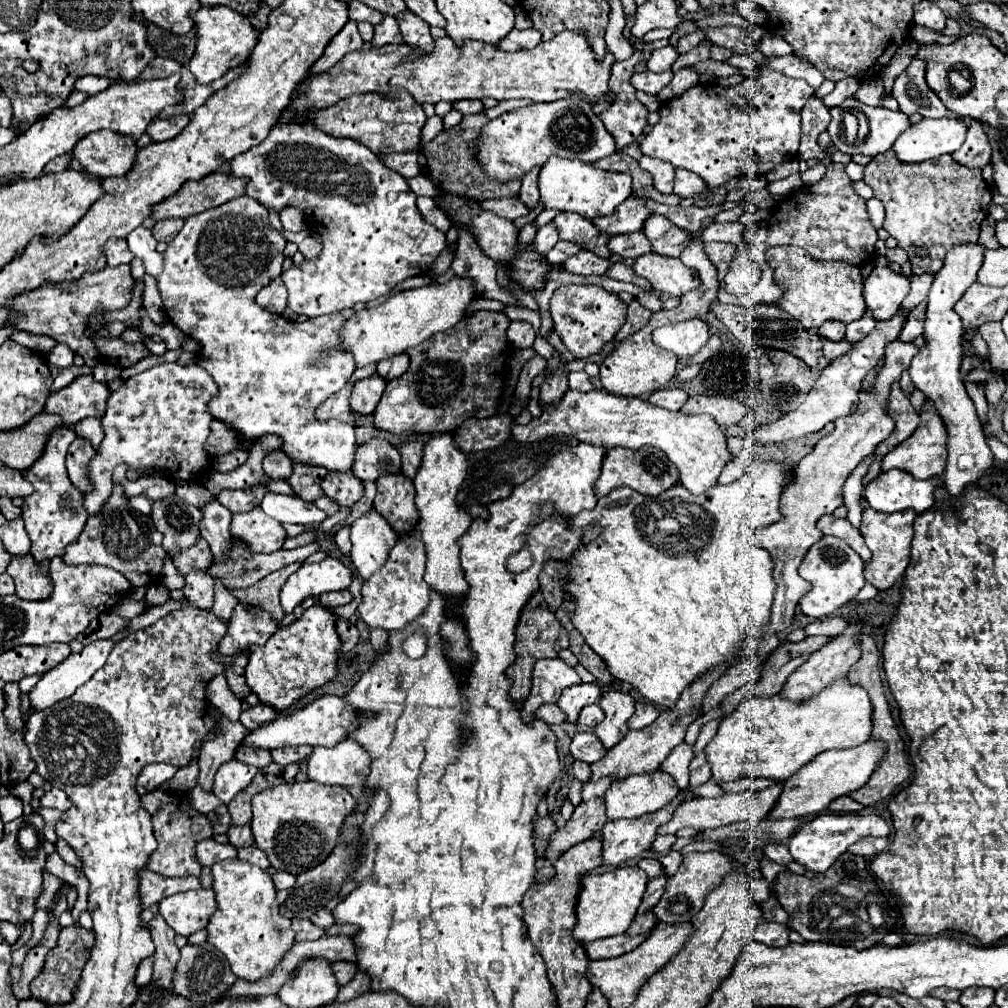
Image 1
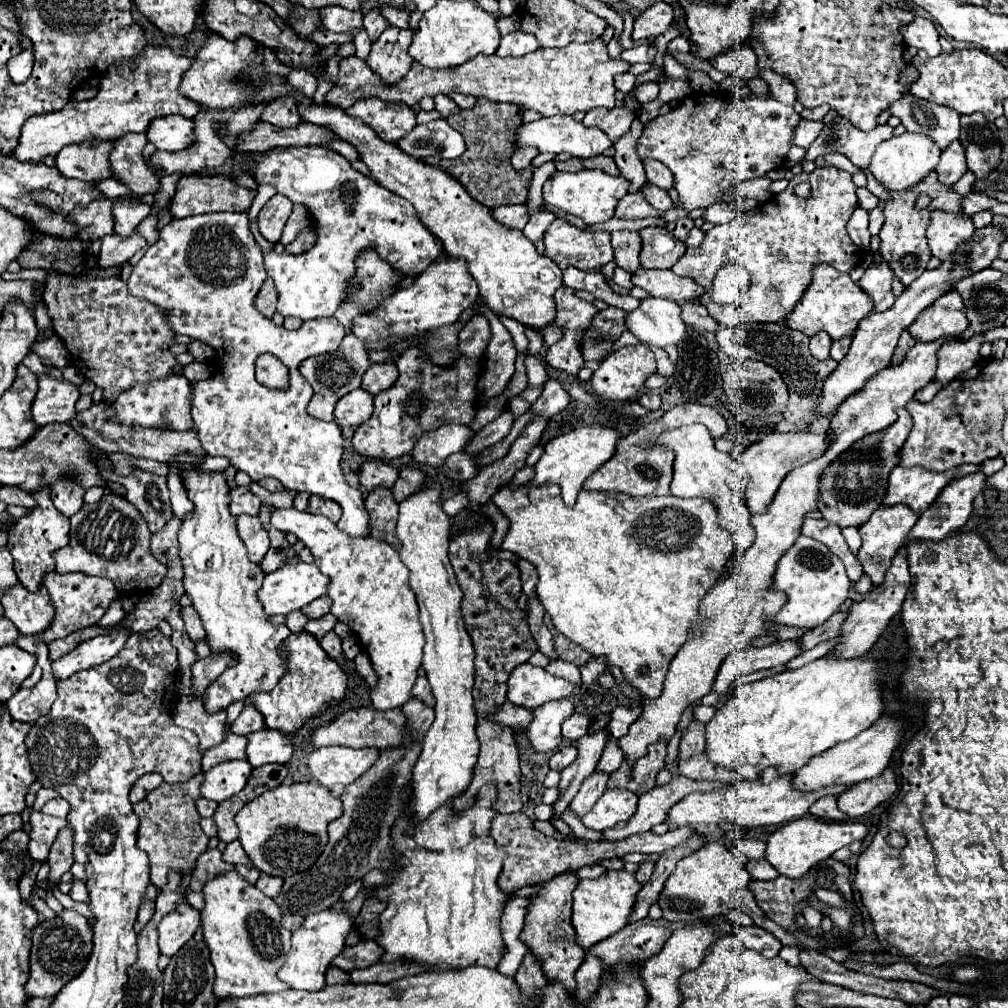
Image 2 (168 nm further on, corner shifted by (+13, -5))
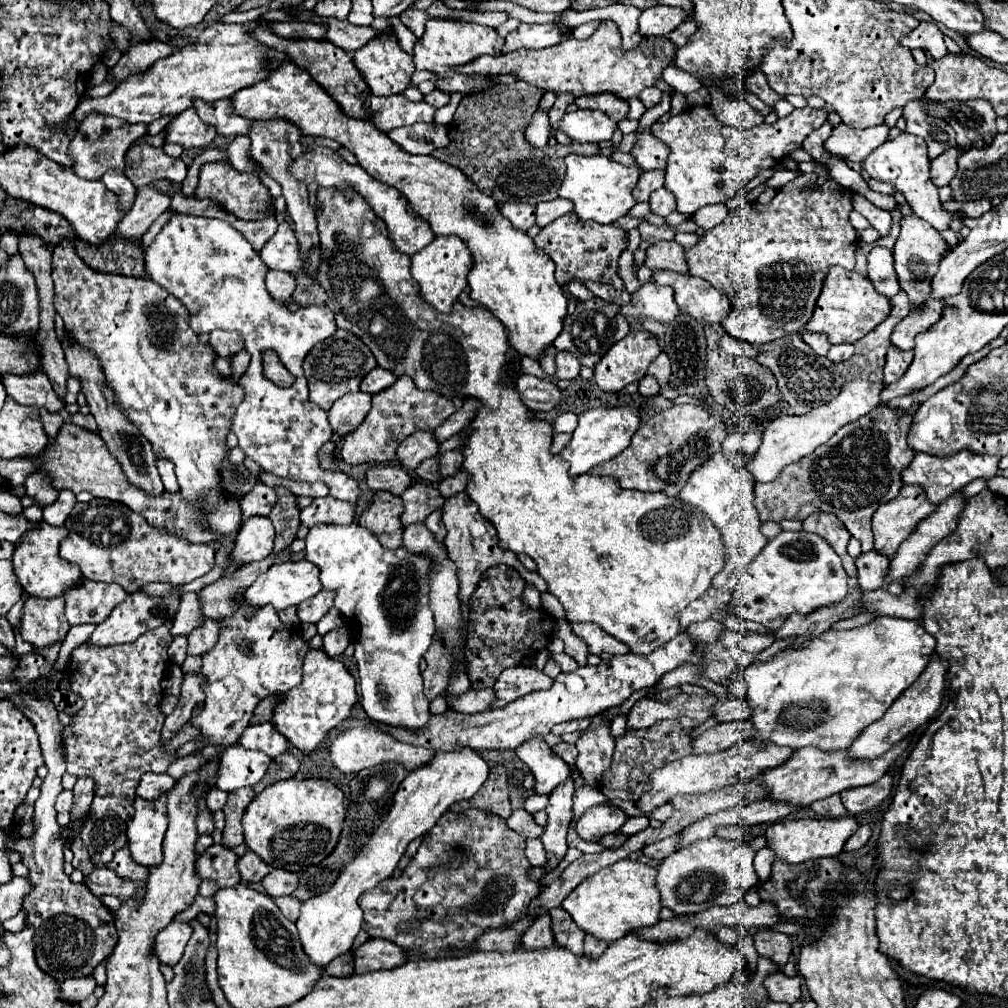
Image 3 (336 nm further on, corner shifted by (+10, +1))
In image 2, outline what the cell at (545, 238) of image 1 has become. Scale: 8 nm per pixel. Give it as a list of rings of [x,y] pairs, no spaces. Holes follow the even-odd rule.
[[[548,211],[548,213],[536,213],[536,215],[532,215],[530,217],[530,221],[526,223],[526,227],[522,229],[522,233],[532,241],[532,243],[536,243],[538,239],[542,239],[542,235],[544,235],[544,231],[548,229],[548,225],[552,223],[556,219],[556,215],[552,213],[552,211]]]

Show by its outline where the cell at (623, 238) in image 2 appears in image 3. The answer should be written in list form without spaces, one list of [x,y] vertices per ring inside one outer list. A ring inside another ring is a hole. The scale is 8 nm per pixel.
[[[641,223],[639,231],[641,231],[641,239],[649,241],[651,245],[659,243],[659,241],[673,241],[675,239],[675,229],[671,229],[671,227],[657,227],[651,223]]]

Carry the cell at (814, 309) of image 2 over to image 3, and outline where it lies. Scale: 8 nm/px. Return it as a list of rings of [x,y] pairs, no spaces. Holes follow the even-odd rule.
[[[833,267],[827,273],[823,291],[817,301],[817,309],[807,325],[811,333],[825,333],[831,345],[839,343],[857,343],[869,331],[873,331],[881,321],[885,321],[891,313],[891,303],[885,295],[873,289],[873,283],[867,275],[857,271],[847,271],[841,267]]]

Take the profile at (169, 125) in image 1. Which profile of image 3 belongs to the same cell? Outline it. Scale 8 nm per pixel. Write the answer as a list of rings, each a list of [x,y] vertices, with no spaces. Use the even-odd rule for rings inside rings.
[[[193,107],[179,113],[167,127],[167,143],[179,143],[183,147],[205,147],[215,139],[213,125],[205,125]]]

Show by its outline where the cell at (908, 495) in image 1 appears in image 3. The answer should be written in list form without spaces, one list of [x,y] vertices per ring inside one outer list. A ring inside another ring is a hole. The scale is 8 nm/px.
[[[963,449],[955,455],[949,455],[949,457],[937,457],[937,455],[931,455],[931,453],[917,453],[915,459],[913,459],[913,465],[909,465],[909,469],[905,469],[905,473],[903,473],[903,483],[921,485],[931,503],[941,503],[943,499],[961,491],[973,479],[995,477],[997,471],[999,471],[999,461],[1001,461],[1001,455],[969,453],[967,449]]]

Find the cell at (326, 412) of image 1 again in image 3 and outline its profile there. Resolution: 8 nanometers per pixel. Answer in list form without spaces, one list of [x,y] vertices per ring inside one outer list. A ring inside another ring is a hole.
[[[337,329],[331,339],[327,339],[325,343],[315,345],[305,357],[303,369],[305,369],[307,381],[309,381],[311,401],[327,411],[339,397],[359,391],[361,379],[373,367],[377,367],[377,363],[375,363],[373,353],[369,351],[369,347],[359,337],[355,337],[353,333],[349,333],[345,329]]]

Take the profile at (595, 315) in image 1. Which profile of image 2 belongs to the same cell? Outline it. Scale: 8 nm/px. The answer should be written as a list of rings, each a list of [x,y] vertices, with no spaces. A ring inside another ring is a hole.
[[[560,287],[554,293],[554,301],[556,301],[556,317],[550,325],[562,329],[562,339],[556,345],[548,347],[546,361],[556,369],[576,375],[584,365],[580,347],[582,335],[592,325],[592,319],[598,313],[598,309],[592,303],[576,297],[574,291],[568,287]]]

